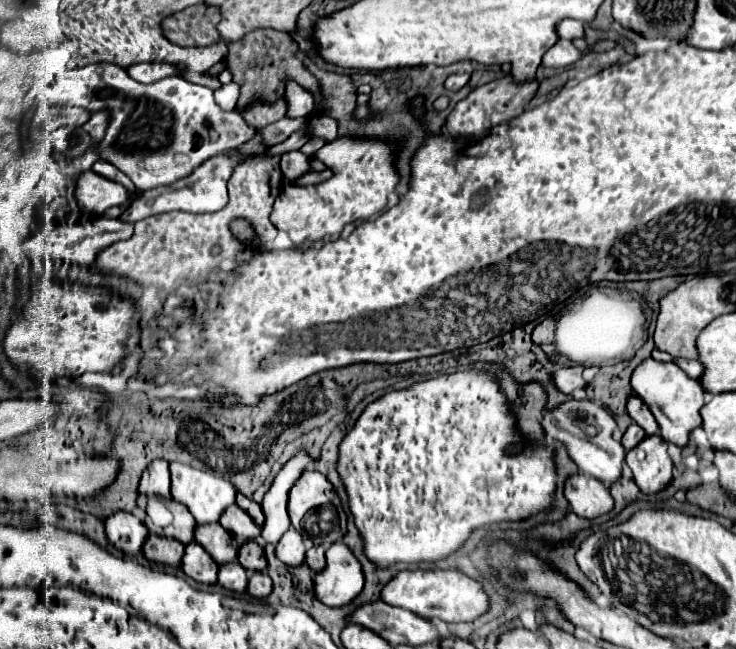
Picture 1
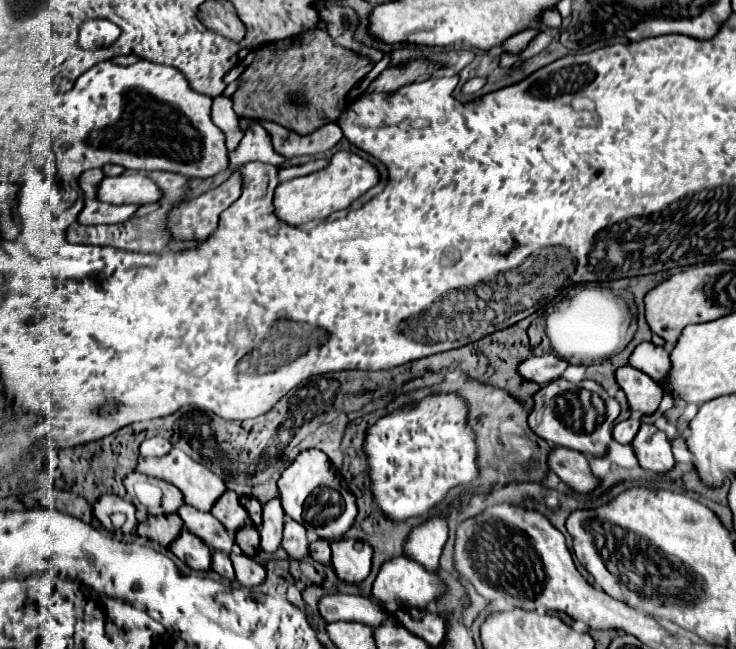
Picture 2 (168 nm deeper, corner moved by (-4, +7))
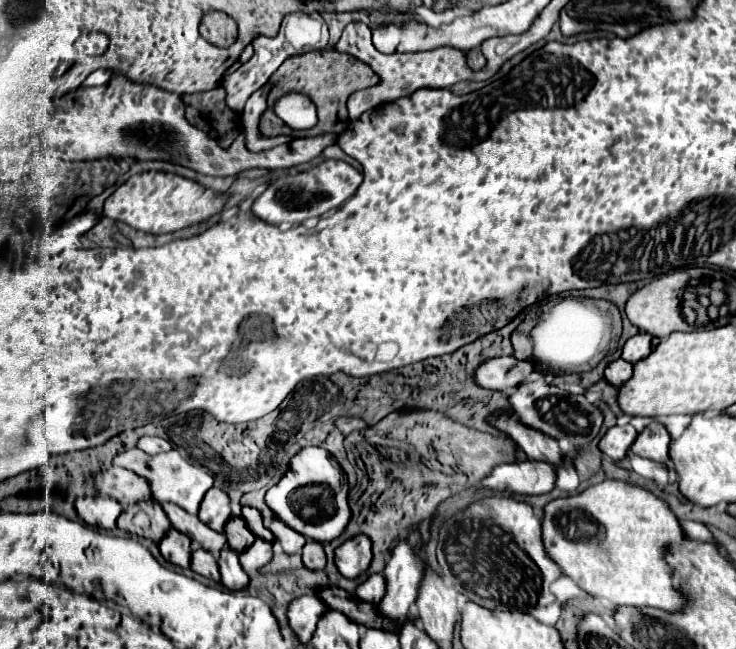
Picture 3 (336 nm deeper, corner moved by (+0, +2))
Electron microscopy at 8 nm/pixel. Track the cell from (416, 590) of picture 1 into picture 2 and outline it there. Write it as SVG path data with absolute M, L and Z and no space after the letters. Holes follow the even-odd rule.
M398 556L396 560L388 560L388 564L384 564L384 568L380 568L374 584L372 584L372 596L376 600L380 600L380 604L384 604L384 608L388 610L398 610L398 608L426 608L436 596L440 596L440 592L444 590L438 574L424 570L420 564Z

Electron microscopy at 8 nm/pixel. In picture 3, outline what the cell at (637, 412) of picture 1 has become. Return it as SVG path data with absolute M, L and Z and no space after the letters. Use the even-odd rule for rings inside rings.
M618 359L618 361L614 361L614 363L610 363L610 365L606 367L604 377L606 377L606 381L608 381L610 385L614 385L616 389L620 389L620 387L632 377L632 371L634 371L634 367L628 365L628 361Z

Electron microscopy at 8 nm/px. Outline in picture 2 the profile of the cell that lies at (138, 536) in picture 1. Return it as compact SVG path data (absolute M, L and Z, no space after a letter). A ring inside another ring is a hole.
M104 494L104 496L100 496L100 500L94 502L92 510L94 510L94 516L102 522L102 526L106 530L110 530L110 532L114 532L114 526L110 522L110 516L114 512L122 512L126 516L122 532L132 532L136 528L136 514L134 514L136 510L134 510L134 506L130 502L126 502L124 498L116 496L116 494Z

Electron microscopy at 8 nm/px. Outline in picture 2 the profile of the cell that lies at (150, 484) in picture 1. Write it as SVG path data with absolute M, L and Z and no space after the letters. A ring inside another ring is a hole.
M160 436L144 440L144 444L140 444L140 456L164 456L172 450L172 444Z

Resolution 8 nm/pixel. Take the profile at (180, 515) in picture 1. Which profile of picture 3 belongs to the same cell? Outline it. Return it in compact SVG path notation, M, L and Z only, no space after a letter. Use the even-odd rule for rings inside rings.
M110 467L94 477L94 487L112 499L116 499L124 509L136 501L152 501L152 491L148 481L128 469Z

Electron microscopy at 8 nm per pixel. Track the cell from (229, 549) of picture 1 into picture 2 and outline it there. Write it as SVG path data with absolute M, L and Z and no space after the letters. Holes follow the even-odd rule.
M184 504L178 508L178 516L184 520L184 526L192 534L196 534L200 540L204 540L204 544L208 544L212 550L230 554L234 538L228 536L226 528L212 514L200 512L200 510Z

